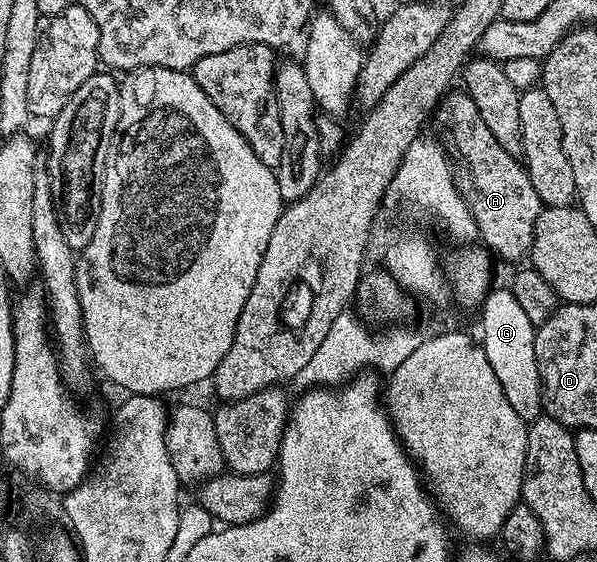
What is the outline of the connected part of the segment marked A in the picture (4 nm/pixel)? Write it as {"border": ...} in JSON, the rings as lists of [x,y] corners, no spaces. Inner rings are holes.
{"border":[[[451,90],[441,109],[443,135],[440,135],[440,142],[453,164],[456,189],[476,221],[478,239],[497,258],[499,255],[510,263],[525,260],[530,253],[536,217],[540,217],[544,204],[536,193],[536,185],[532,185],[528,177],[523,160],[508,153],[508,149],[492,137],[480,117],[480,109],[476,109],[476,101],[472,101],[465,90]]]}

